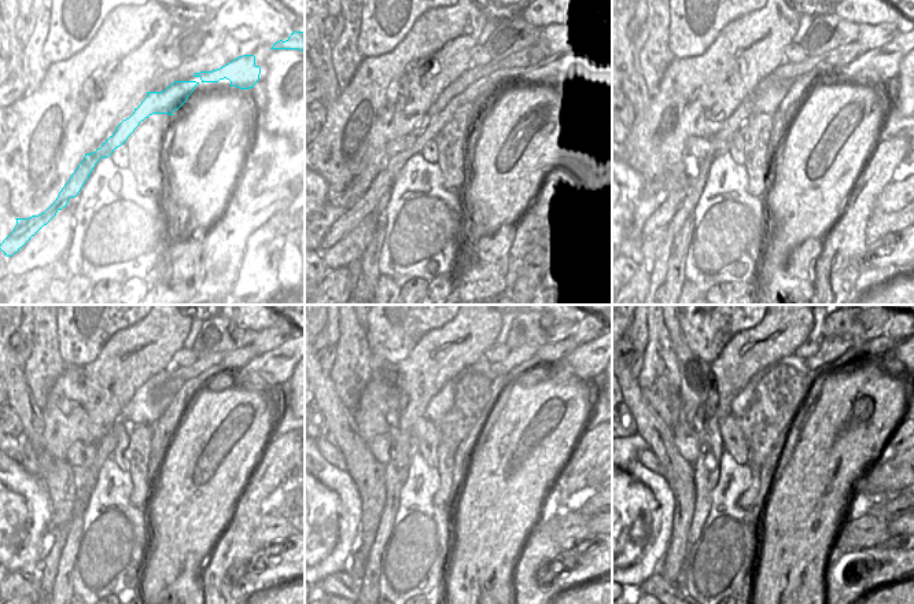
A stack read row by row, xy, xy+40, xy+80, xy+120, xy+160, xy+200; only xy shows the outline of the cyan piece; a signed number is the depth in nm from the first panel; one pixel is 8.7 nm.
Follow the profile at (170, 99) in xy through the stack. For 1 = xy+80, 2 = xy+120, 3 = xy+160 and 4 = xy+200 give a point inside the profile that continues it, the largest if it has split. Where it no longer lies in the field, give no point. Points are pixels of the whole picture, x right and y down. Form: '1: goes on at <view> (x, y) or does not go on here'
1: goes on at xy+80 (881, 65)
2: goes on at xy+120 (275, 368)
3: goes on at xy+160 (583, 361)
4: goes on at xy+200 (891, 350)

